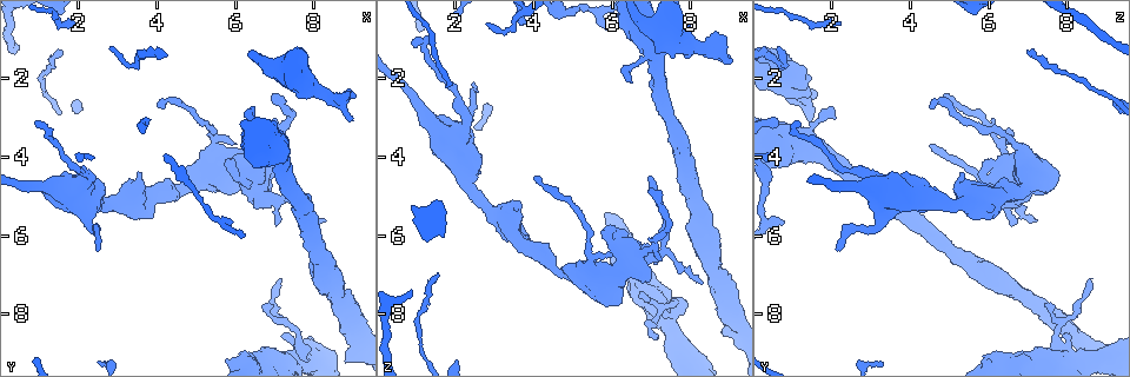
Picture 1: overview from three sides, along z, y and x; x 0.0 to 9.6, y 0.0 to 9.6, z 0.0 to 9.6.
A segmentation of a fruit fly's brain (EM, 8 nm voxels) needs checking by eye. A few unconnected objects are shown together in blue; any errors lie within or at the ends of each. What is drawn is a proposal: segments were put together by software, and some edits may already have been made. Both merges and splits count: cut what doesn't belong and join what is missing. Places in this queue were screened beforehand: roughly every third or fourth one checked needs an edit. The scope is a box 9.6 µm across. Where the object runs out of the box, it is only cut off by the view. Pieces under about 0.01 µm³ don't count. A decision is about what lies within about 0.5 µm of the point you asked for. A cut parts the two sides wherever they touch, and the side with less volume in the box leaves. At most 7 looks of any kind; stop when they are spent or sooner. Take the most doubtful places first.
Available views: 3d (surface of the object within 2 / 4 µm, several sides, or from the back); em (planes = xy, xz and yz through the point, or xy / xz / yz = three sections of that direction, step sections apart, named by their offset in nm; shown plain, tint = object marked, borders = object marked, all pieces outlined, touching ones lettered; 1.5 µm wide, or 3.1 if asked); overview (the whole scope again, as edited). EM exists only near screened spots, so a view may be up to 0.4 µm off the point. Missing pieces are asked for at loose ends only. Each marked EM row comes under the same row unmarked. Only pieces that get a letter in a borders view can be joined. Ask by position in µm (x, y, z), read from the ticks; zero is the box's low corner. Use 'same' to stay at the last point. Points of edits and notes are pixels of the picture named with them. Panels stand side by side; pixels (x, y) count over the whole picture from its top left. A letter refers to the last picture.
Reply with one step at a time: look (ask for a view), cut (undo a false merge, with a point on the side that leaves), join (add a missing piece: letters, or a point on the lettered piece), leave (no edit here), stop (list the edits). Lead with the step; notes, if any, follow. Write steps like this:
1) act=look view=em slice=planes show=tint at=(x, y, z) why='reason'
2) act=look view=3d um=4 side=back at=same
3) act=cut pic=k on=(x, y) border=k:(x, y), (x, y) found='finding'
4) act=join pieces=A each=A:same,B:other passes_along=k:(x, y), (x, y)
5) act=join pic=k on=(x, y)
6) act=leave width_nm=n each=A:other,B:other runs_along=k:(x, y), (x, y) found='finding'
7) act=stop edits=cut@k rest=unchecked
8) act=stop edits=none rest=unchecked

act=look view=3d um=4 at=(1.80, 0.70, 2.25) why='end of a long branch'

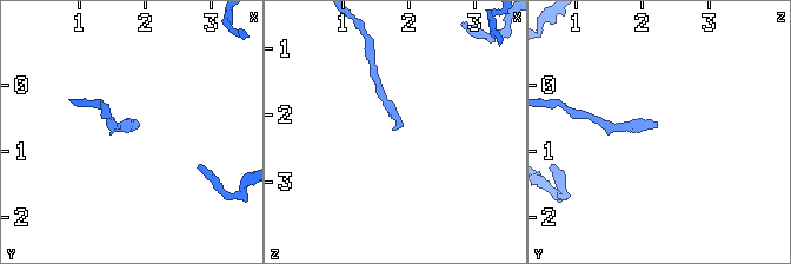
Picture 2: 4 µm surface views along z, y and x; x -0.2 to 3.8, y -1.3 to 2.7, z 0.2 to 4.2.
act=look view=em slice=planes show=borders at=(1.75, 0.65, 2.20) why='need the tissue'

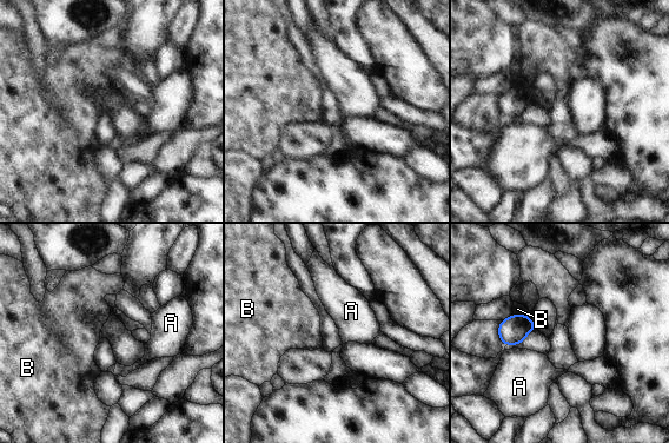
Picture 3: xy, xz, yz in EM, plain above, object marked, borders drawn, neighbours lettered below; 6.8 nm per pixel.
act=leave each=A:other,B:other border=3:(512, 313), (527, 315), (531, 321) found='no lettered piece goes on from it'

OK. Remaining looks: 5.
act=look view=3d um=4 side=back at=(7.25, 7.10, 8.55) why='an open end'

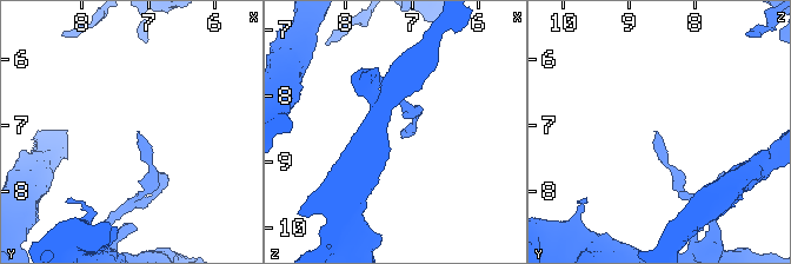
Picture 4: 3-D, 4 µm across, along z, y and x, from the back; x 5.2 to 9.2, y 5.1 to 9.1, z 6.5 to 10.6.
act=look view=em slice=planes show=tint at=(7.15, 7.15, 8.55)

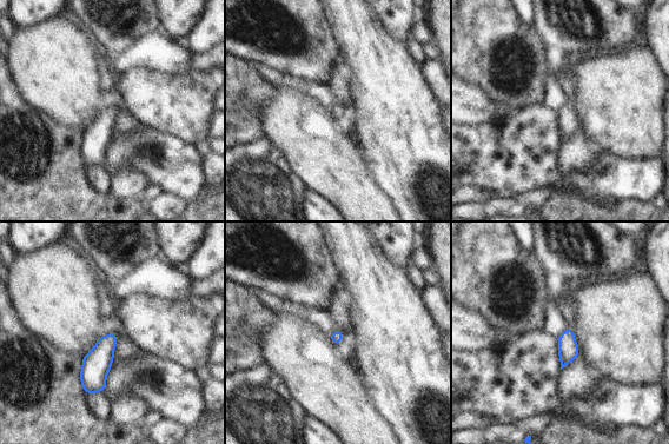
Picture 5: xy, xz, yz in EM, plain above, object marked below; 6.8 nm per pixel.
act=look view=em slice=planes show=borders at=same

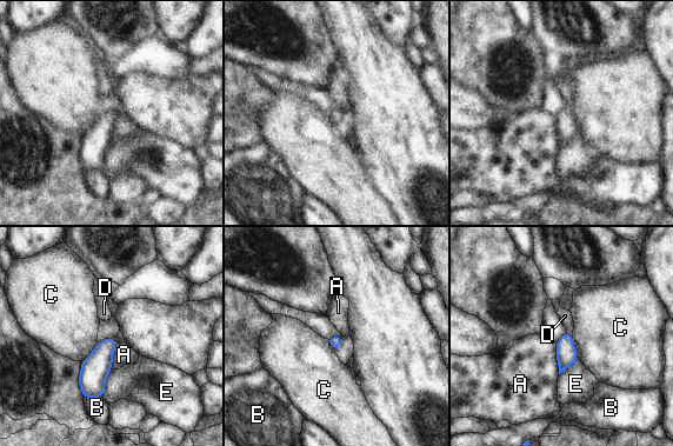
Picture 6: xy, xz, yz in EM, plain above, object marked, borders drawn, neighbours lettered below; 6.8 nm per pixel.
act=join pieces=D each=A:other,B:other,C:other,D:same,E:other passes_along=6:(566, 353), (570, 333), (565, 315) found='the cell continues'

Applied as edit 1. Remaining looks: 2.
act=look view=overview why='see it whole again'

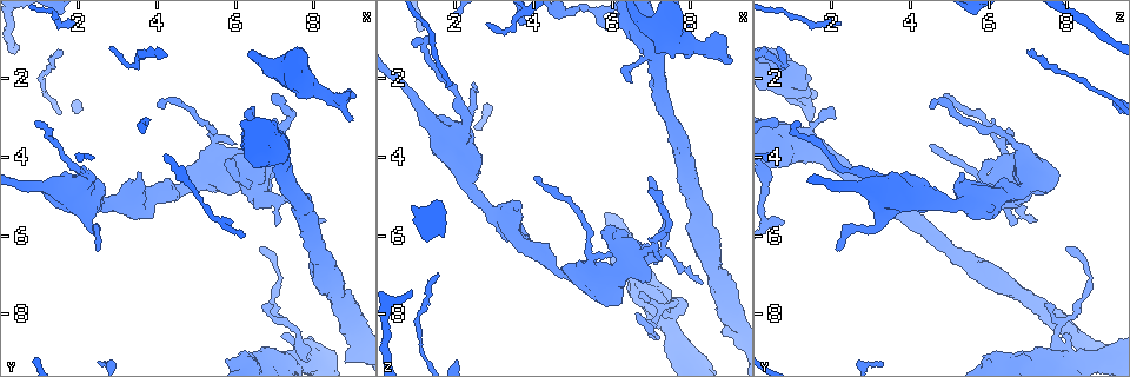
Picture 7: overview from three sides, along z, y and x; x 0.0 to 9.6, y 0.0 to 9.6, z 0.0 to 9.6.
act=look view=em slice=yz step=4 show=borders at=(7.00, 3.75, 4.50) why='free end'

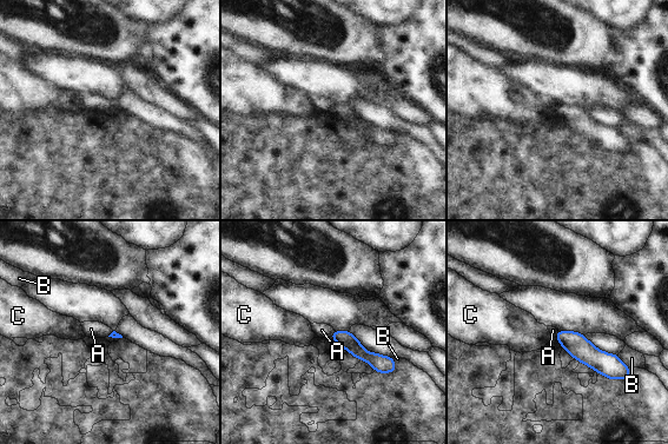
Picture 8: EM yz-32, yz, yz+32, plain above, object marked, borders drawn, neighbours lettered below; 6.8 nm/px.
act=leave each=A:other,B:other,C:other runs_along=8:(559, 335), (602, 363), (622, 368) found='no lettered piece goes on from it'

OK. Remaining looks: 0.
act=stop edits=join@6 rest=unchecked

